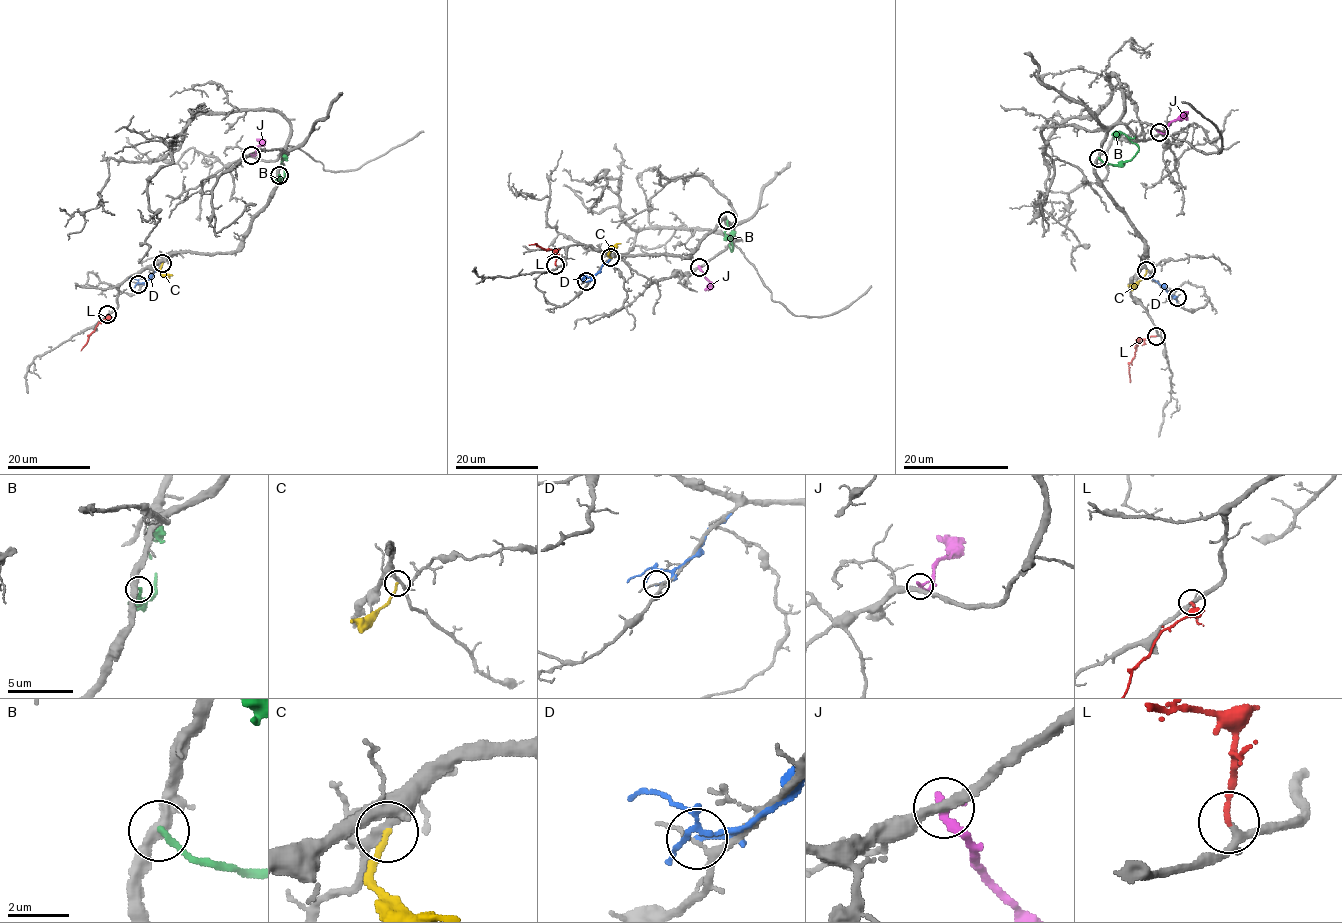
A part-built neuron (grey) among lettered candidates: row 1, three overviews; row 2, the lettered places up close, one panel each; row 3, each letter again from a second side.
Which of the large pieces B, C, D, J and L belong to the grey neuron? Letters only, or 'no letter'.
L

